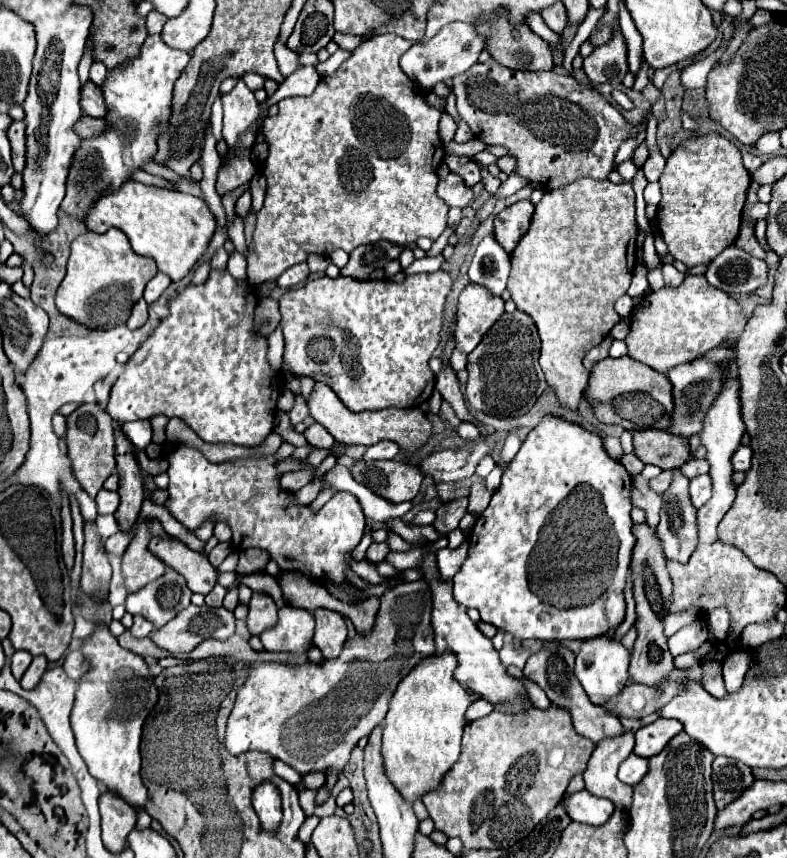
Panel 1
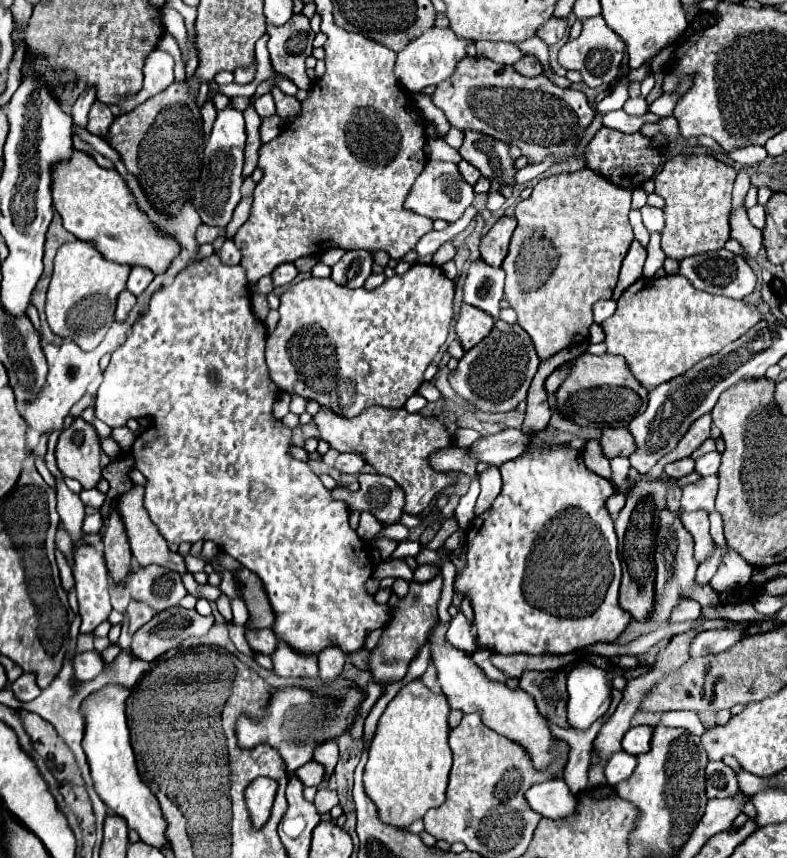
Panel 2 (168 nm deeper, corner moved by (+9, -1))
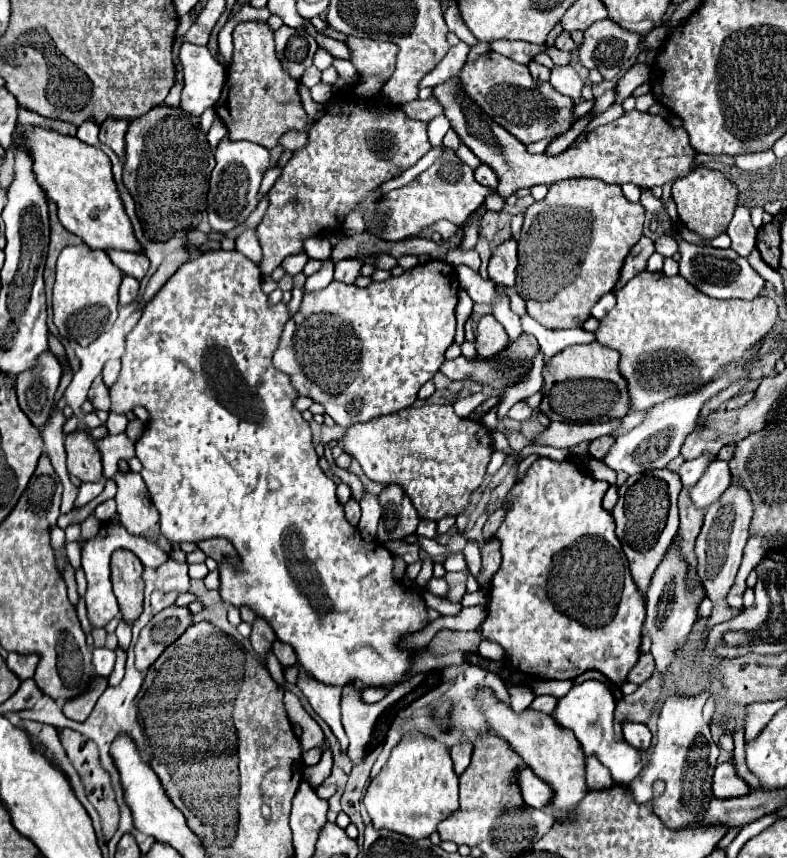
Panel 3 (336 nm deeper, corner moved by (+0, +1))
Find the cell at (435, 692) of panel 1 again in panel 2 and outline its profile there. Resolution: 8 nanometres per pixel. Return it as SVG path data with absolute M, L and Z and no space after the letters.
M421 679L403 685L383 711L363 775L365 793L377 805L383 823L409 827L431 807L439 807L445 801L447 775L453 763L449 749L449 711L447 697L427 689Z

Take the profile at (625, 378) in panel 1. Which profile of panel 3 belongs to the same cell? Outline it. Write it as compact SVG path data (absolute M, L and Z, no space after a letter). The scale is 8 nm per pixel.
M600 343L570 345L556 353L542 369L542 401L540 413L550 421L568 423L604 423L608 419L620 419L628 411L626 381L618 371L618 351Z

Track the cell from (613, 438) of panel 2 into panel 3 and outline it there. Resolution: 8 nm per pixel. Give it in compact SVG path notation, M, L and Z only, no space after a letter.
M598 437L598 439L590 441L588 455L594 457L594 459L602 459L612 445L614 445L614 437Z

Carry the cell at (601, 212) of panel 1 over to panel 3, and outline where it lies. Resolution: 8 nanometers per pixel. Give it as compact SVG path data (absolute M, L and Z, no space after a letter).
M566 179L550 185L548 195L528 207L518 241L518 275L514 287L526 301L528 315L546 329L582 327L590 317L592 305L614 289L624 257L642 237L642 227L644 207L630 203L618 185L608 185L600 179Z

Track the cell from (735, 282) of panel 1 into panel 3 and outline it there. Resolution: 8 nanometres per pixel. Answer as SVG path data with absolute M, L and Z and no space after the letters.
M678 237L676 241L680 243L680 255L682 255L678 273L704 295L714 299L744 299L744 301L756 299L760 295L764 287L764 279L736 251L690 245L682 237Z

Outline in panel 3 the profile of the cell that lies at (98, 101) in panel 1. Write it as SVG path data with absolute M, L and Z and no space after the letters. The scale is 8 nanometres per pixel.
M108 119L100 125L100 143L106 143L122 163L126 153L126 145L124 145L126 129L128 129L128 121L124 119Z

